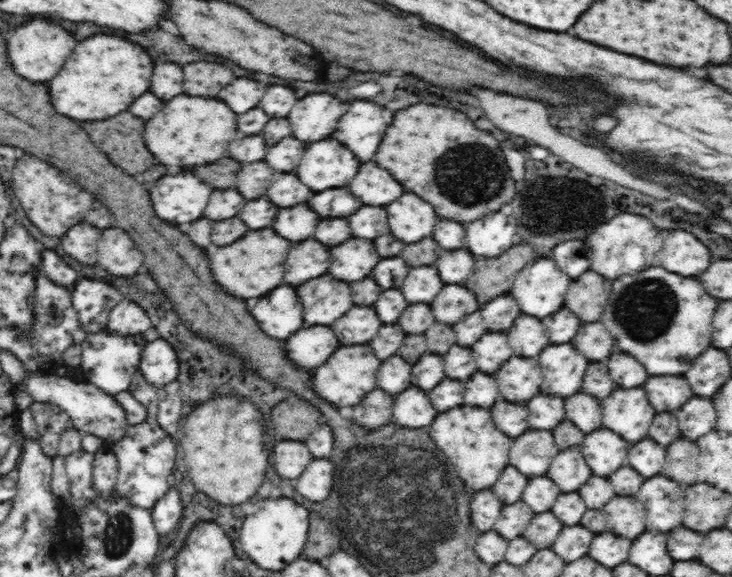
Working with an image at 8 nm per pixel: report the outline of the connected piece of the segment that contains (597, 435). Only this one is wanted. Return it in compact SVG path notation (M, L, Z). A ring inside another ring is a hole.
M594 430L582 442L582 454L596 476L610 476L626 460L626 442L610 430Z

